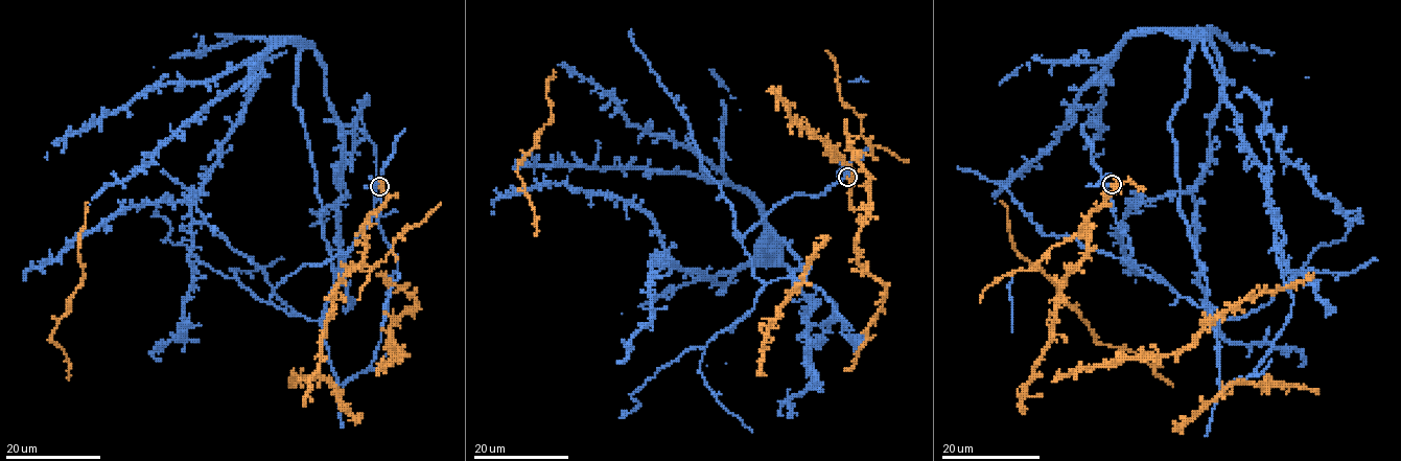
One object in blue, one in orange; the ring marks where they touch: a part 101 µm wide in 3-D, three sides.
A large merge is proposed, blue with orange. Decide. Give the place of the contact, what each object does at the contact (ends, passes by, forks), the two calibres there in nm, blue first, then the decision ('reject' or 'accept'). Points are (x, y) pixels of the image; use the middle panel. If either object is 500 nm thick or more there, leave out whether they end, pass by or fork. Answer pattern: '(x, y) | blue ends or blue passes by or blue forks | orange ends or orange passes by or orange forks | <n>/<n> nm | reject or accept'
(847, 177) | blue ends | orange ends | 320/260 nm | reject

